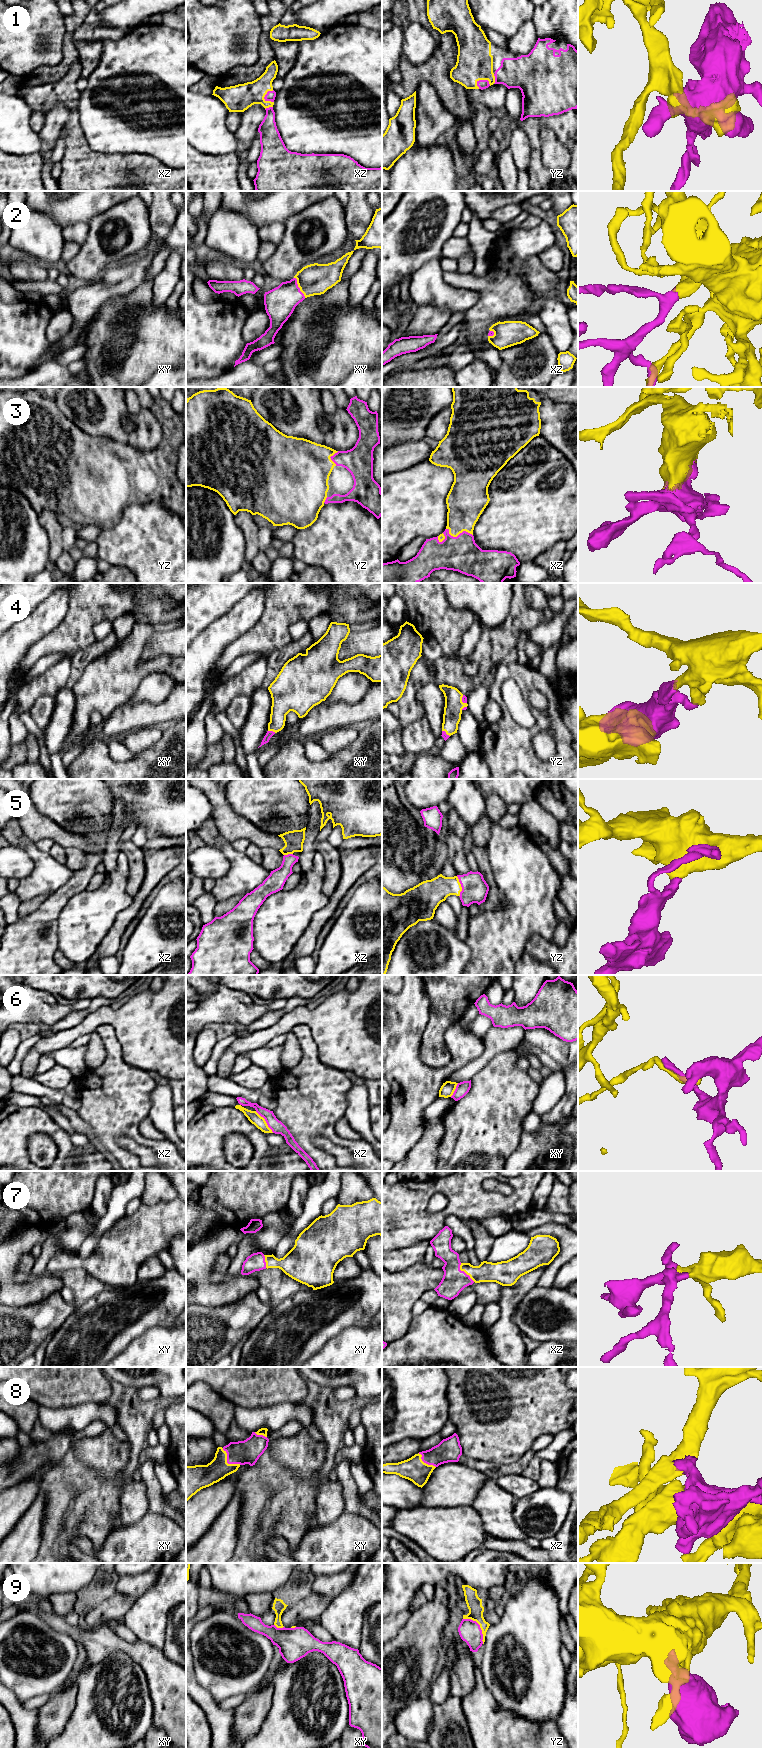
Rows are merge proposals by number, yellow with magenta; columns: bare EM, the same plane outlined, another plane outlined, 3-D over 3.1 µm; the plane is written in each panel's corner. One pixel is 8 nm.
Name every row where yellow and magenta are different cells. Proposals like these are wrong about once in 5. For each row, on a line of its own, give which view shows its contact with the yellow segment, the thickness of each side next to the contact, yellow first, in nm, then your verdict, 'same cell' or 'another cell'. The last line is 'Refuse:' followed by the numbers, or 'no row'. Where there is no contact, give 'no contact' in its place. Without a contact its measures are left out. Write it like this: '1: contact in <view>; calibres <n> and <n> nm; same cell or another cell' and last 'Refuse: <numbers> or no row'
1: contact in yz; calibres 280 and 80 nm; same cell
2: contact in xy; calibres 260 and 260 nm; same cell
3: contact in xz; calibres 300 and 280 nm; same cell
4: contact in xy; calibres 190 and 60 nm; same cell
5: contact in yz; calibres 220 and 200 nm; same cell
6: contact in xz; calibres 90 and 110 nm; another cell
7: contact in xz; calibres 160 and 200 nm; same cell
8: contact in xy; calibres 190 and 190 nm; same cell
9: contact in yz; calibres 120 and 170 nm; another cell
Refuse: 6, 9

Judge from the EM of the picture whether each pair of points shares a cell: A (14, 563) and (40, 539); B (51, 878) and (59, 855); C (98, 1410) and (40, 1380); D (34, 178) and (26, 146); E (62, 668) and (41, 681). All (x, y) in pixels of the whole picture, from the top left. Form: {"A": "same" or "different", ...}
{"A": "same", "B": "different", "C": "different", "D": "different", "E": "same"}

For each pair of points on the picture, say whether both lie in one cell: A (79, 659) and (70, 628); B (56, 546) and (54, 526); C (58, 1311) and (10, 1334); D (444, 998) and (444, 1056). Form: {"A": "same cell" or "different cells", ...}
{"A": "different cells", "B": "same cell", "C": "same cell", "D": "same cell"}

